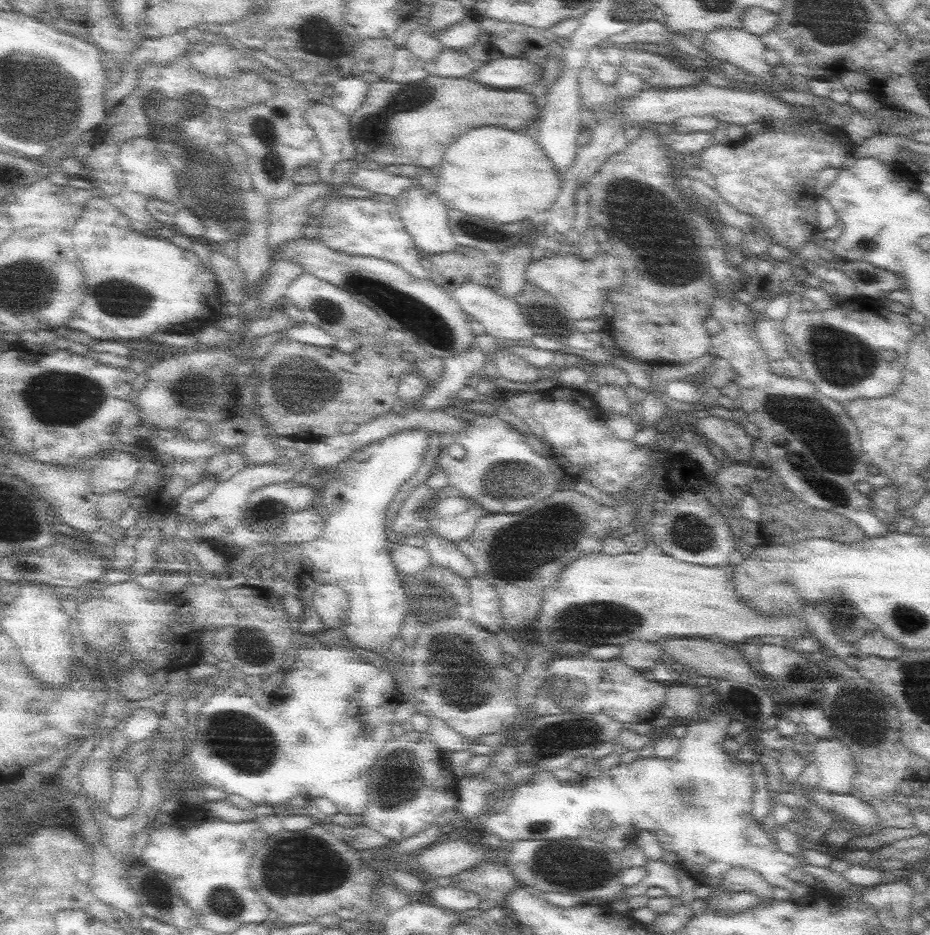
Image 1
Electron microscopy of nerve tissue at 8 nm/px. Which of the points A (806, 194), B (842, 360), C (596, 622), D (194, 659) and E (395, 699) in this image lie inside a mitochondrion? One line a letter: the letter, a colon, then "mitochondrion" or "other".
A: other
B: mitochondrion
C: mitochondrion
D: other
E: other

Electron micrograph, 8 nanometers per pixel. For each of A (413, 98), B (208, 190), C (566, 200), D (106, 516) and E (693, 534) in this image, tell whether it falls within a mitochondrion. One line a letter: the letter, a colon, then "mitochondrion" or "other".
A: mitochondrion
B: mitochondrion
C: other
D: other
E: mitochondrion

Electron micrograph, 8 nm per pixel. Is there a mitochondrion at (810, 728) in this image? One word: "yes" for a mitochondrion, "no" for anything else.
no

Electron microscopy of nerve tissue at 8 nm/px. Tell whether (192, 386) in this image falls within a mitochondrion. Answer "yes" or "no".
yes

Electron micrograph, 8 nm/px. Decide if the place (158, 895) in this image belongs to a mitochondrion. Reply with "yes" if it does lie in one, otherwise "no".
yes

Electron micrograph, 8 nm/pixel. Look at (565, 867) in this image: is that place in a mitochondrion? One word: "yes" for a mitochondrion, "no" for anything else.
yes

